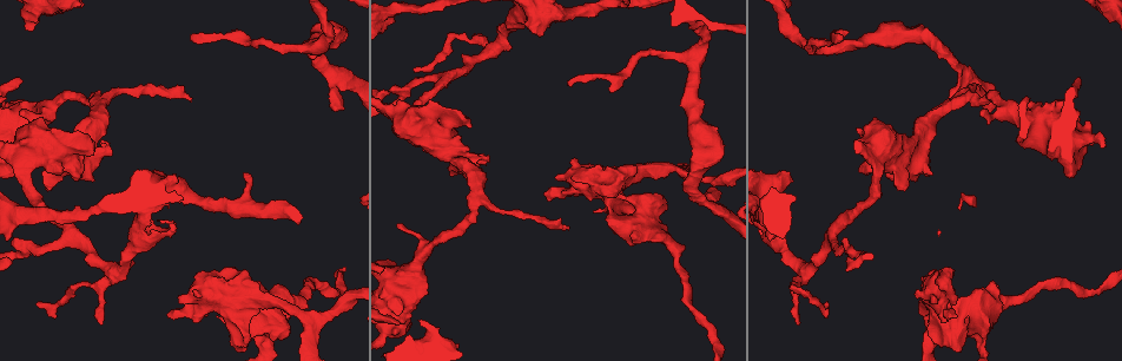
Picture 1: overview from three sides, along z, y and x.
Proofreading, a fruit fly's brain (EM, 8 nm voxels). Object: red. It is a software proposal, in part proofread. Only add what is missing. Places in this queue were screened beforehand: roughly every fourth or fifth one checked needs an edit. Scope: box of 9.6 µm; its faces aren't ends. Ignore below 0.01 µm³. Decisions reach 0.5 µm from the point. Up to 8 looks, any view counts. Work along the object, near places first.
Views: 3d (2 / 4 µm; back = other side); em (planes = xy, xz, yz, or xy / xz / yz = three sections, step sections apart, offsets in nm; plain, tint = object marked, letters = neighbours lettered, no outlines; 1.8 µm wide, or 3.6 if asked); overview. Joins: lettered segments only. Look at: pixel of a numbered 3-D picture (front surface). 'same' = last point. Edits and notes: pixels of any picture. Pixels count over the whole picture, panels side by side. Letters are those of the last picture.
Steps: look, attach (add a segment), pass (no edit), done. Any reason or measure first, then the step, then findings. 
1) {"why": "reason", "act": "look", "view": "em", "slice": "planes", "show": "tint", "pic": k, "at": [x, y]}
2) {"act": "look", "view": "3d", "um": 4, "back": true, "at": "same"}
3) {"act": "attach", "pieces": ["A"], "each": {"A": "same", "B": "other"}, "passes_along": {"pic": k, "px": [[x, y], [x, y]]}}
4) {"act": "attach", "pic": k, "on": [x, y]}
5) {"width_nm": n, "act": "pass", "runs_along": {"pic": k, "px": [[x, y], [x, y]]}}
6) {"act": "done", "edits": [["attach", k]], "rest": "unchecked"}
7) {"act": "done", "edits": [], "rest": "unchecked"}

{"act": "look", "view": "3d", "um": 4, "pic": 1, "at": [1052, 121]}

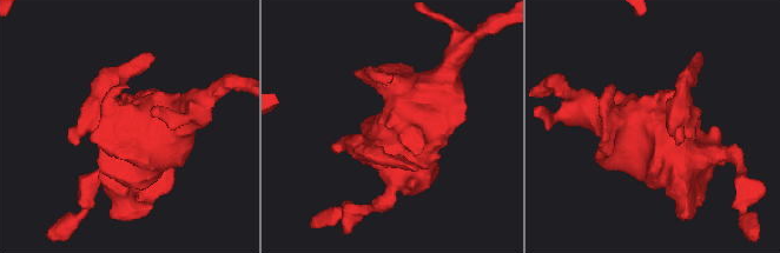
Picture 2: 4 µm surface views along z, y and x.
{"why": "shape alone is not enough", "act": "look", "view": "em", "um": 3.6, "slice": "xy", "step": 4, "show": "tint", "pic": 2, "at": [410, 123]}

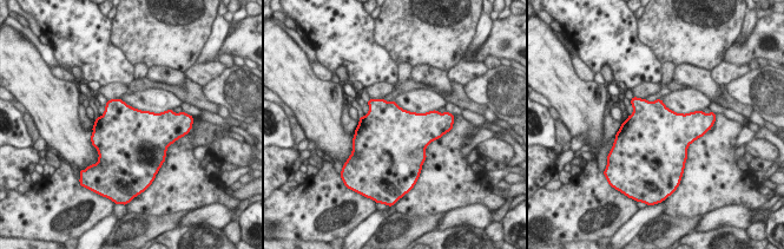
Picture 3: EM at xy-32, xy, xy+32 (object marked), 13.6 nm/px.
{"act": "look", "view": "em", "um": 3.6, "slice": "xy", "step": 4, "show": "letters", "at": "same"}

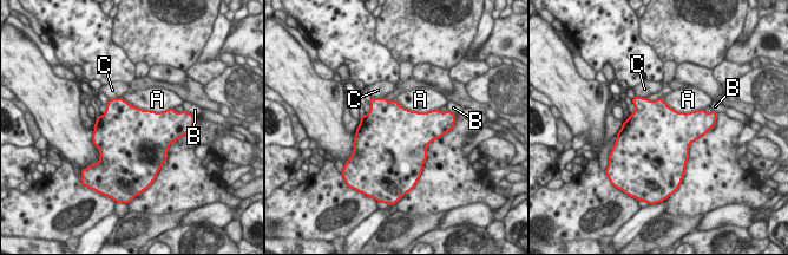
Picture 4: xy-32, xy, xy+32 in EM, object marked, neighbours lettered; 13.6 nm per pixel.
{"act": "pass", "each": {"A": "other", "B": "other", "C": "other"}, "found": "none of them fits"}

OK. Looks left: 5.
{"why": "tapers out", "act": "look", "view": "em", "slice": "planes", "show": "letters", "pic": 1, "at": [22, 115]}

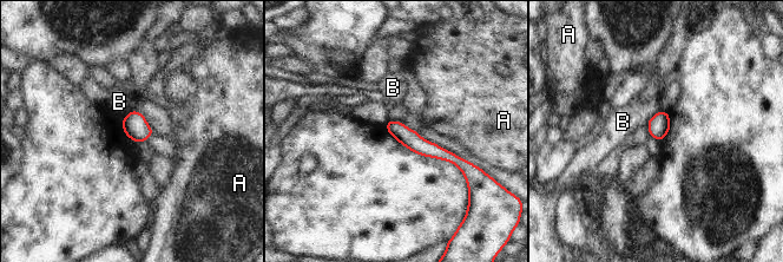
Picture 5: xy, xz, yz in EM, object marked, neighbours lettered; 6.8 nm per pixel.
{"act": "pass", "each": {"A": "other", "B": "other"}, "runs_along": {"pic": 5, "px": [[389, 125], [419, 145], [460, 162]]}, "found": "no lettered segment goes on from it"}

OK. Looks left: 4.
{"why": "an open end", "act": "look", "view": "em", "slice": "planes", "show": "letters", "pic": 1, "at": [412, 70]}

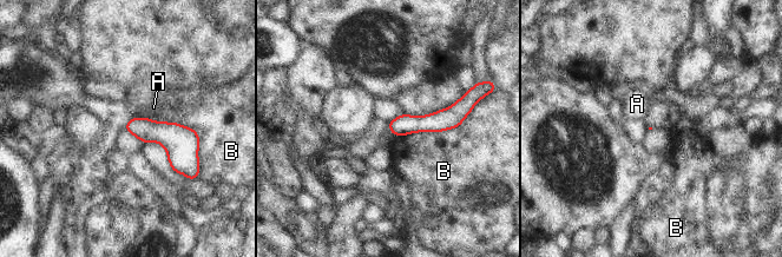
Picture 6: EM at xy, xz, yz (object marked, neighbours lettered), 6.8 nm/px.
{"act": "pass", "each": {"A": "other", "B": "other"}, "runs_along": {"pic": 6, "px": [[458, 114], [434, 123], [392, 126]]}, "found": "no lettered segment goes on from it"}

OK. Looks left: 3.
{"why": "thick end", "act": "look", "view": "3d", "um": 2, "pic": 1, "at": [247, 342]}

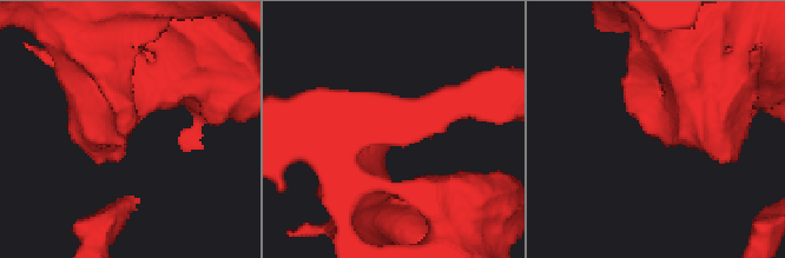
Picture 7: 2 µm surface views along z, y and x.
{"act": "look", "view": "em", "slice": "planes", "show": "plain", "pic": 7, "at": [127, 132]}

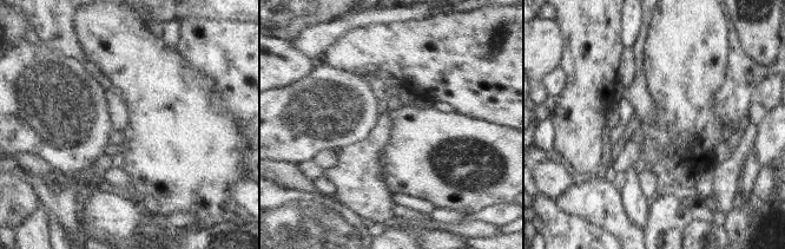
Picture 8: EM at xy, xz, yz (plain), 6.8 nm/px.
{"act": "look", "view": "em", "slice": "planes", "show": "letters", "at": "same"}

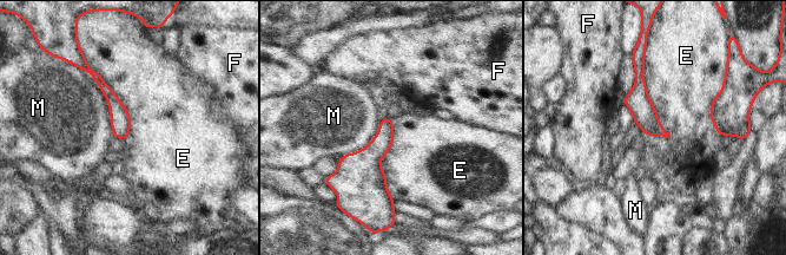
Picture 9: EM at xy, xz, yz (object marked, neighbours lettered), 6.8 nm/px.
{"act": "pass", "each": {"E": "other", "F": "other", "M": "other"}, "border": {"pic": 9, "px": [[645, 51], [645, 86], [668, 138]]}, "found": "no lettered segment goes on from it"}

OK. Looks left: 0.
{"act": "done", "edits": [], "rest": "unchecked"}

